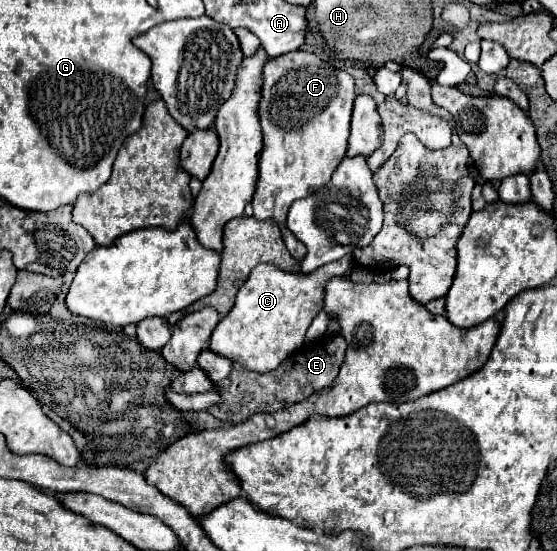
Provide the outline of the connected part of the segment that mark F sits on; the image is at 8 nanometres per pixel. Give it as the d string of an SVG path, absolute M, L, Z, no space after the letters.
M291 51L269 59L263 77L259 117L265 145L259 159L257 189L251 201L253 215L255 219L277 221L289 253L297 261L303 261L307 249L287 229L287 209L293 201L323 187L345 157L355 81L349 73L331 67L307 51Z

